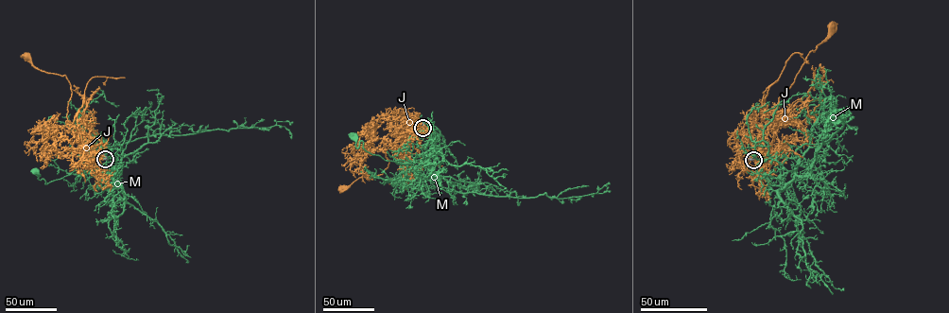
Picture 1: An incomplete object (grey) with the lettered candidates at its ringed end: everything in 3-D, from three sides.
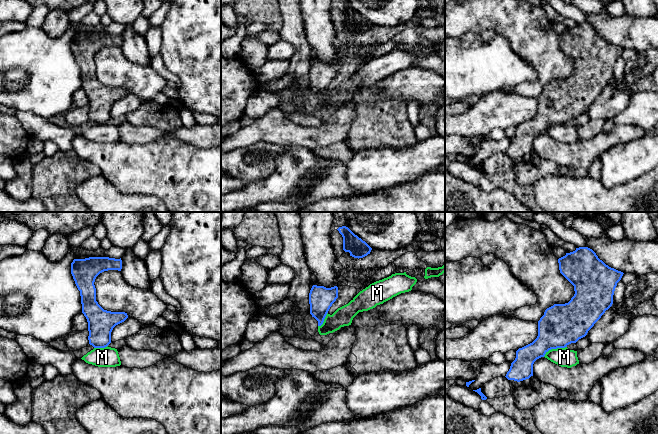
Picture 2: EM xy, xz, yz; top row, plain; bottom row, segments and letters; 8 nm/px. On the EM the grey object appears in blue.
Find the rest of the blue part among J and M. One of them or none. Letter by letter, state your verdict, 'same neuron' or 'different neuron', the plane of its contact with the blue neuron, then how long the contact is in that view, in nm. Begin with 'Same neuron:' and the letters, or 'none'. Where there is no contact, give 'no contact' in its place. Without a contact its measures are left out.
Same neuron: none
J: different neuron; no contact
M: different neuron; meets blue in yz; contact 200 nm long

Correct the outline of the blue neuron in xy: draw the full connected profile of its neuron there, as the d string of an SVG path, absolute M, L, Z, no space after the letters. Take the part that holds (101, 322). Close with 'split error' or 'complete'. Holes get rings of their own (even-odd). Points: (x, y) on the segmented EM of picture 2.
M89 257L74 259L71 263L71 274L80 291L82 313L88 322L89 344L94 348L107 347L113 328L128 318L125 312L104 310L96 301L96 277L104 271L121 269L121 258Z; complete

